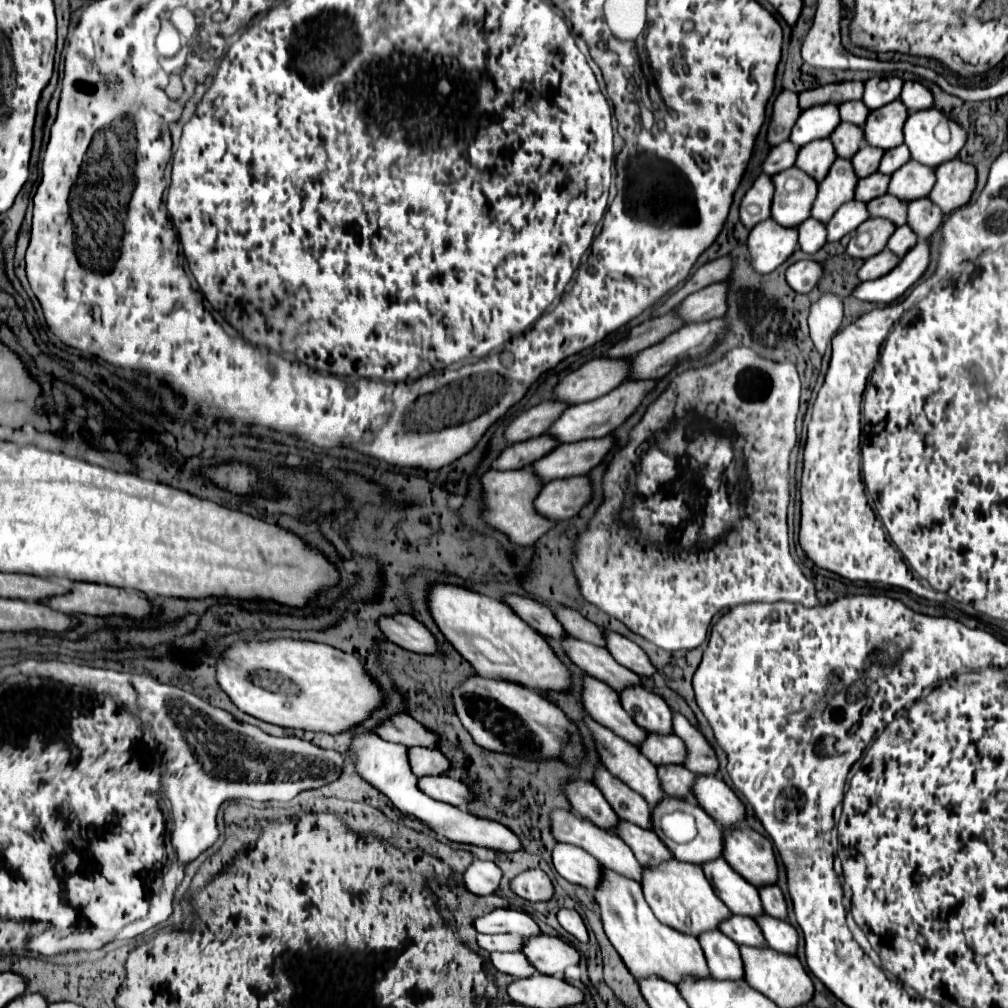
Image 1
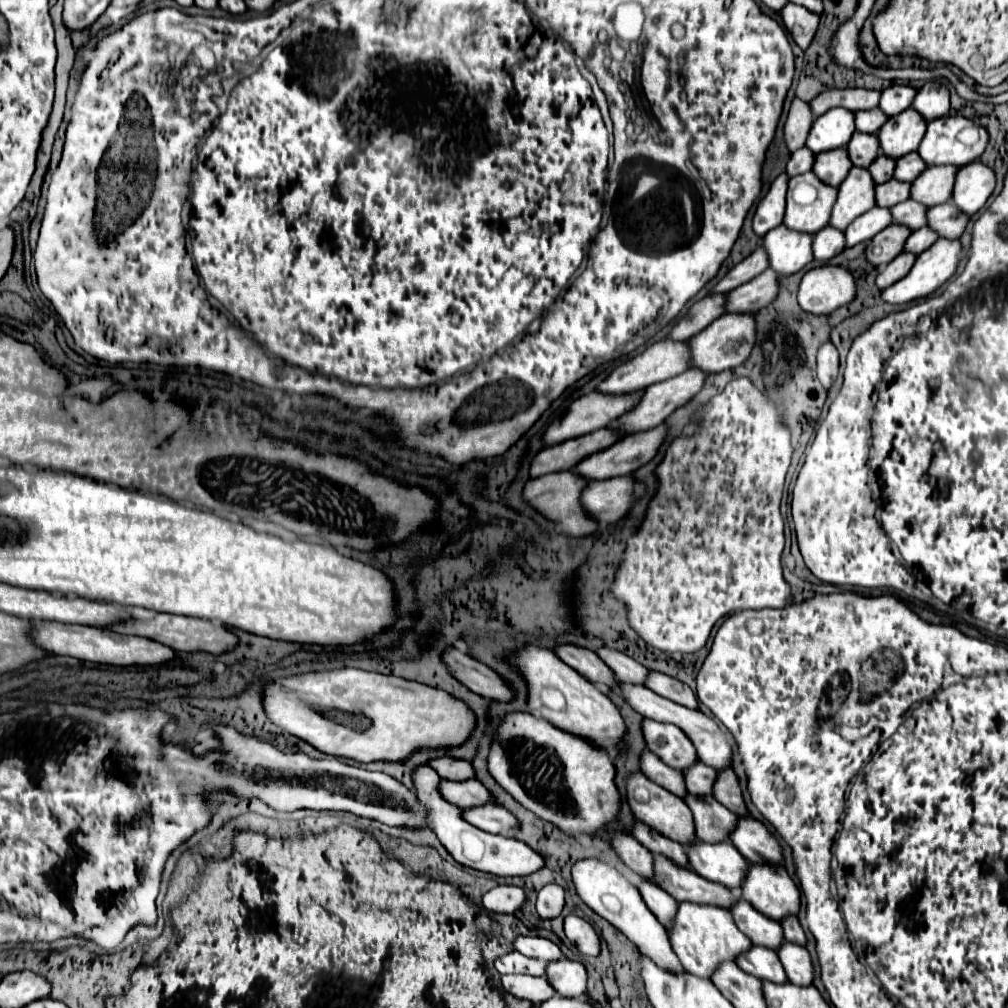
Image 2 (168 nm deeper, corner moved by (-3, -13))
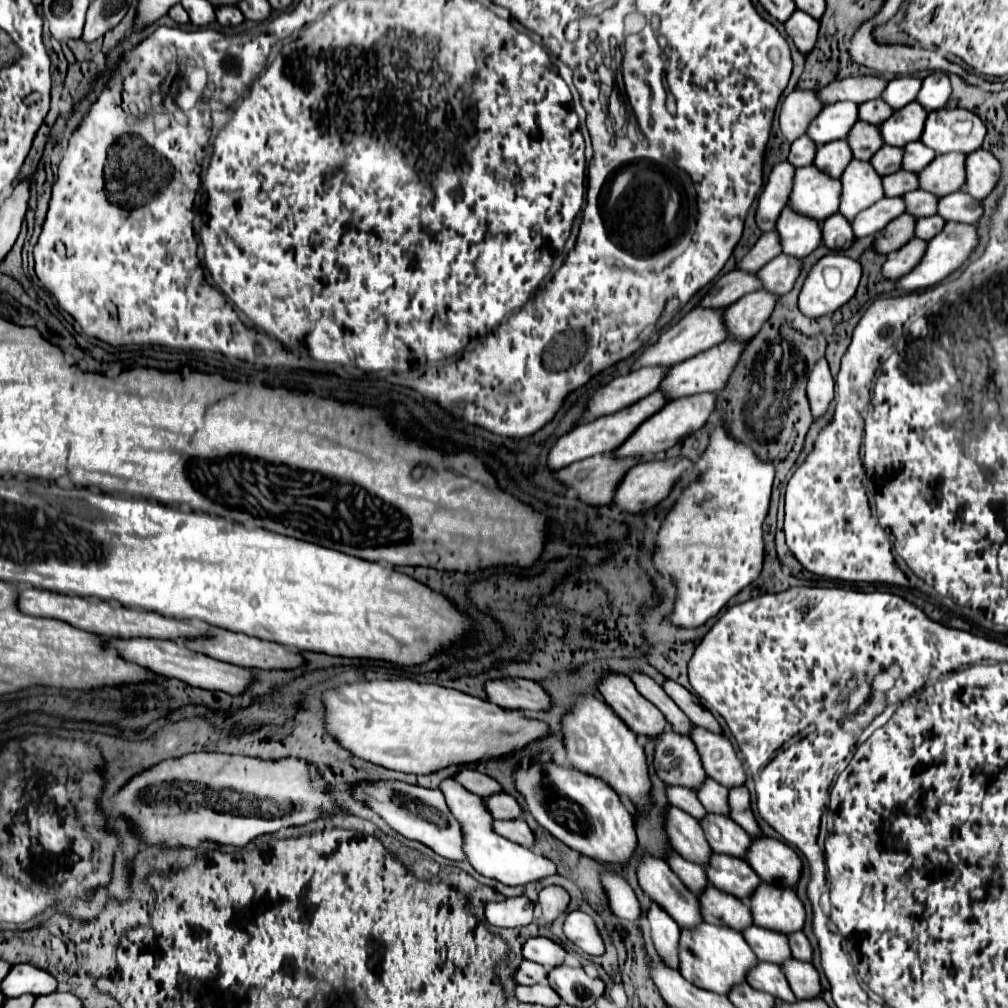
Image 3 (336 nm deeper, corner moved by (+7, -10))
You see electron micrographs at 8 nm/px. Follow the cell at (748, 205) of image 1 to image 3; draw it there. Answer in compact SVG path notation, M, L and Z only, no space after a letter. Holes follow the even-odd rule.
M781 162L771 170L755 210L755 222L761 232L771 232L777 216L785 208L793 186L793 172L795 168L789 162Z

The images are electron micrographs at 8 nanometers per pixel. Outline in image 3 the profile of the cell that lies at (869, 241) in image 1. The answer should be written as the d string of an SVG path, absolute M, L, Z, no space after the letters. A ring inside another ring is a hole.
M901 214L899 218L891 220L875 238L873 250L879 254L889 254L913 238L915 220L909 214Z

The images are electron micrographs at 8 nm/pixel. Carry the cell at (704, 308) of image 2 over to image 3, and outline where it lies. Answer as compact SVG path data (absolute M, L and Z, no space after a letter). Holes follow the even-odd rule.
M733 270L725 276L721 276L711 290L703 296L703 300L699 302L701 308L713 308L713 310L723 310L727 306L731 306L733 302L737 302L739 298L743 298L749 292L755 292L759 288L757 276L755 274L747 274L741 270Z

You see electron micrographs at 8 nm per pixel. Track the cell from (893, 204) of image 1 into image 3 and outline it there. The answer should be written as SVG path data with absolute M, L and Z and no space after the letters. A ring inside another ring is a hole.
M913 190L903 196L905 212L913 214L913 218L927 218L933 216L937 210L937 198L925 190Z

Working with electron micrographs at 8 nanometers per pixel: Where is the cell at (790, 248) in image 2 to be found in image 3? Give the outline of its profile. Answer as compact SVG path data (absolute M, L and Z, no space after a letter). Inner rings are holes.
M783 208L775 232L781 242L781 252L793 258L809 256L821 244L821 226L817 220L793 214L793 210Z

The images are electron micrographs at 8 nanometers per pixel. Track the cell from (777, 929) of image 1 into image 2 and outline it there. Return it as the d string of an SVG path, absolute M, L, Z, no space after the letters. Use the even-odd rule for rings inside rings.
M785 941L779 947L777 955L779 955L779 959L785 967L785 973L793 985L807 987L813 983L813 961L805 947Z

